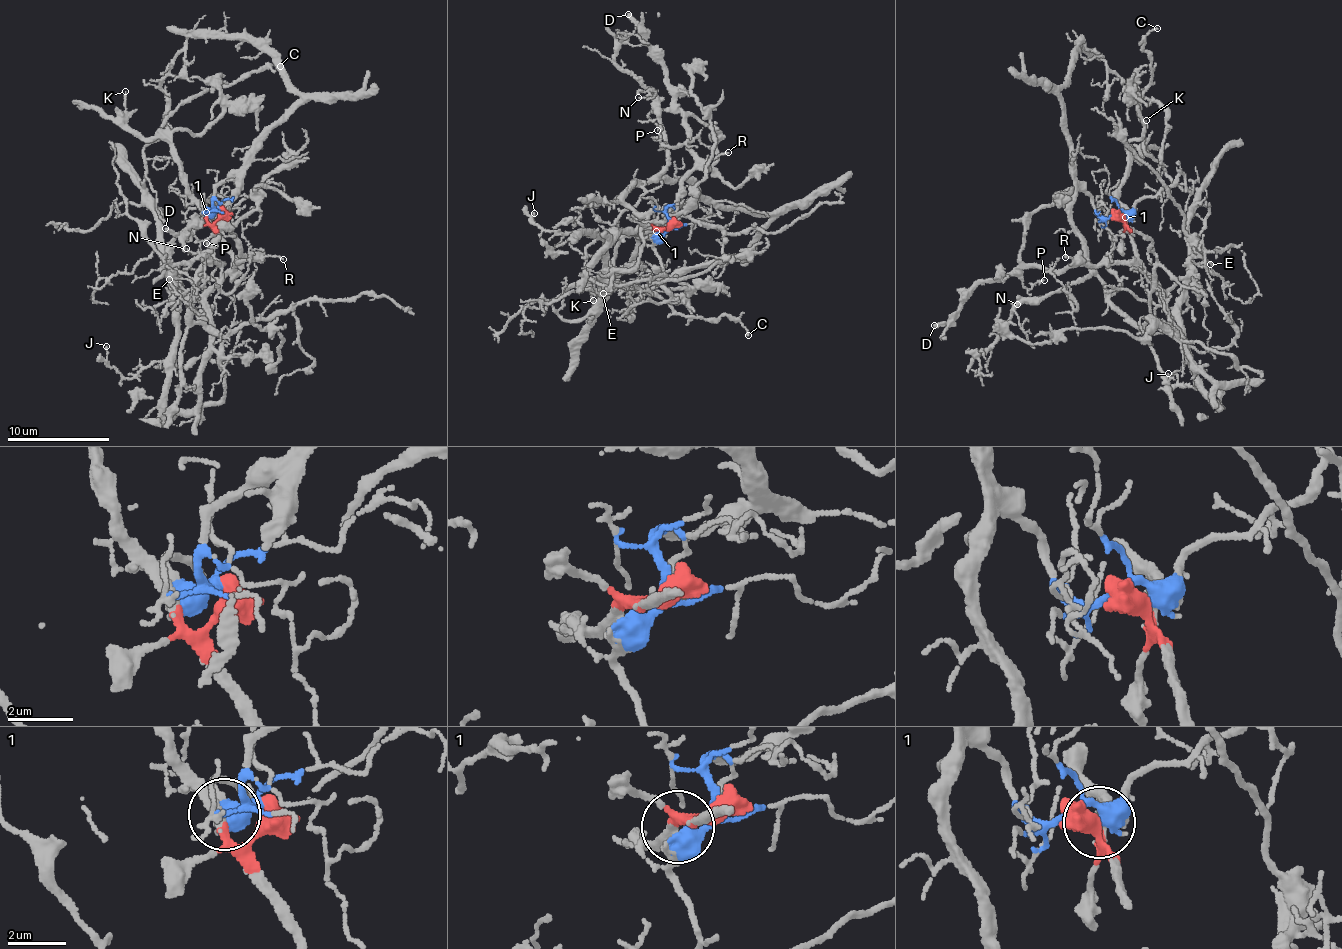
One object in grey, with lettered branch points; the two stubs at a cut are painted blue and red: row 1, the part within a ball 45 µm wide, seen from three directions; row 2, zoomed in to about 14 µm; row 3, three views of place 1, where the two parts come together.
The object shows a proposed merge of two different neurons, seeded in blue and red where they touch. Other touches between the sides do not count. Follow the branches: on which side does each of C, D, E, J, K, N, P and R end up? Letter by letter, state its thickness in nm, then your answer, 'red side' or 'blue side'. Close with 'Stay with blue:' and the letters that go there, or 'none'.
C: 120 nm | red side
D: 240 nm | red side
E: 110 nm | red side
J: 120 nm | red side
K: 120 nm | red side
N: 100 nm | blue side
P: 130 nm | red side
R: 130 nm | red side
Stay with blue: N

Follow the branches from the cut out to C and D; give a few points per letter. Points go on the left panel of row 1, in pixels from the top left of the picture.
C: (221, 210), (207, 218), (171, 135), (202, 132), (221, 110), (222, 73), (229, 84), (281, 65)
D: (221, 210), (215, 226), (235, 269), (236, 260), (249, 258), (231, 231), (207, 218), (176, 233), (164, 229)

